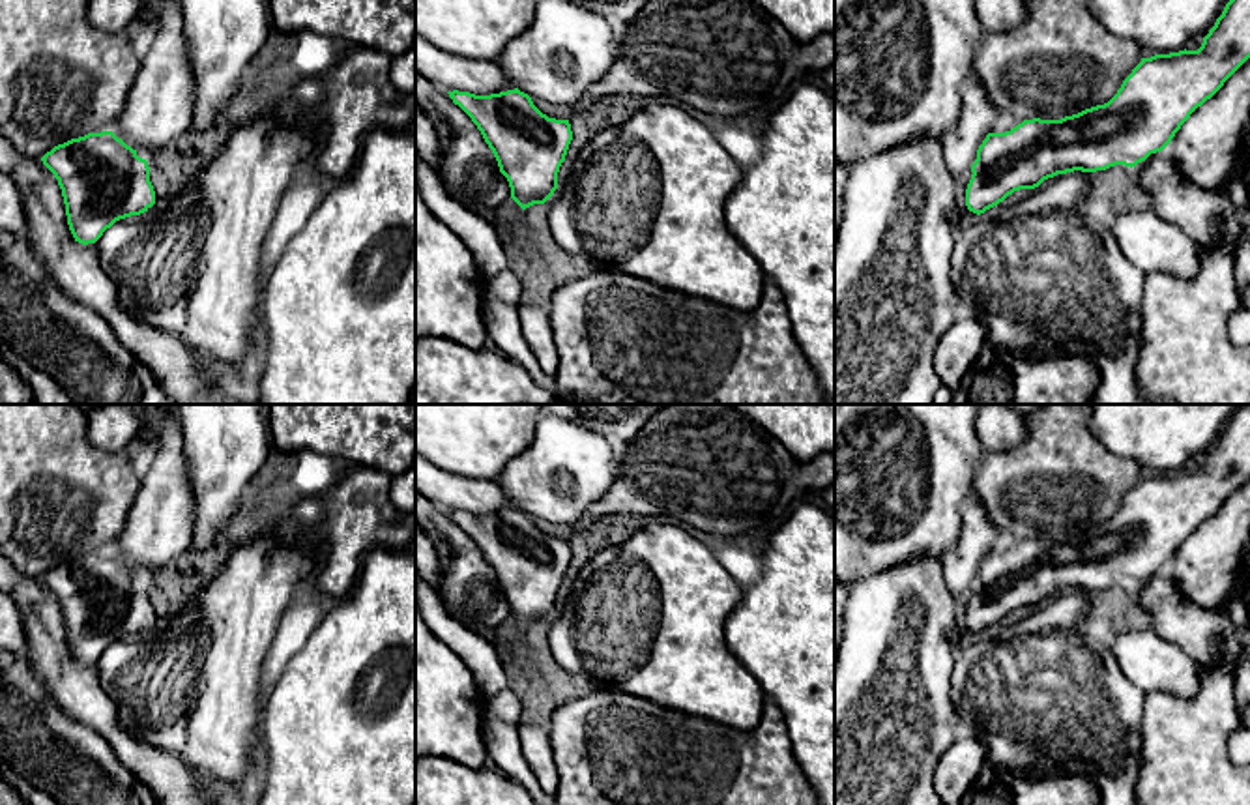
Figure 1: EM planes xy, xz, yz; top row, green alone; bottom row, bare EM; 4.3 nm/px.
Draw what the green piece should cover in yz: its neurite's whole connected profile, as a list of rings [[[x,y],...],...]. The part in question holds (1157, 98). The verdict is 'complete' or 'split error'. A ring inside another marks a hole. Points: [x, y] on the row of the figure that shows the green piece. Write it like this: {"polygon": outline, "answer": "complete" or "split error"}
{"polygon": [[[1229,0],[1198,51],[1141,58],[1104,105],[1061,120],[1024,120],[1005,133],[988,133],[971,165],[966,206],[981,215],[1020,189],[1074,170],[1097,172],[1115,165],[1136,167],[1162,152],[1190,114],[1211,99],[1250,58],[1250,0]]], "answer": "complete"}

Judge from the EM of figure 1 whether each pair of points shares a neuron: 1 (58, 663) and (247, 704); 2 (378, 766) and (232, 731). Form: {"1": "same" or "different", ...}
{"1": "different", "2": "different"}

